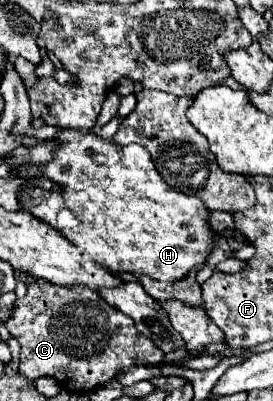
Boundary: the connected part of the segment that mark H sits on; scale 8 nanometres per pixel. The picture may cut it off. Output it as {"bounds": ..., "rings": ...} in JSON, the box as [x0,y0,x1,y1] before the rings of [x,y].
{"bounds":[19,129,217,285],"rings":[[[61,129],[55,139],[59,141],[59,151],[53,159],[43,167],[23,165],[19,169],[19,177],[49,177],[59,183],[63,193],[39,187],[21,191],[21,203],[27,211],[61,231],[81,249],[81,253],[89,255],[99,267],[109,271],[149,275],[167,285],[175,285],[191,271],[197,271],[199,265],[207,263],[213,253],[213,243],[217,243],[217,233],[209,225],[209,211],[205,209],[205,203],[197,201],[197,197],[171,189],[157,173],[145,147],[135,143],[119,147],[95,133],[83,133],[77,129]]]}

